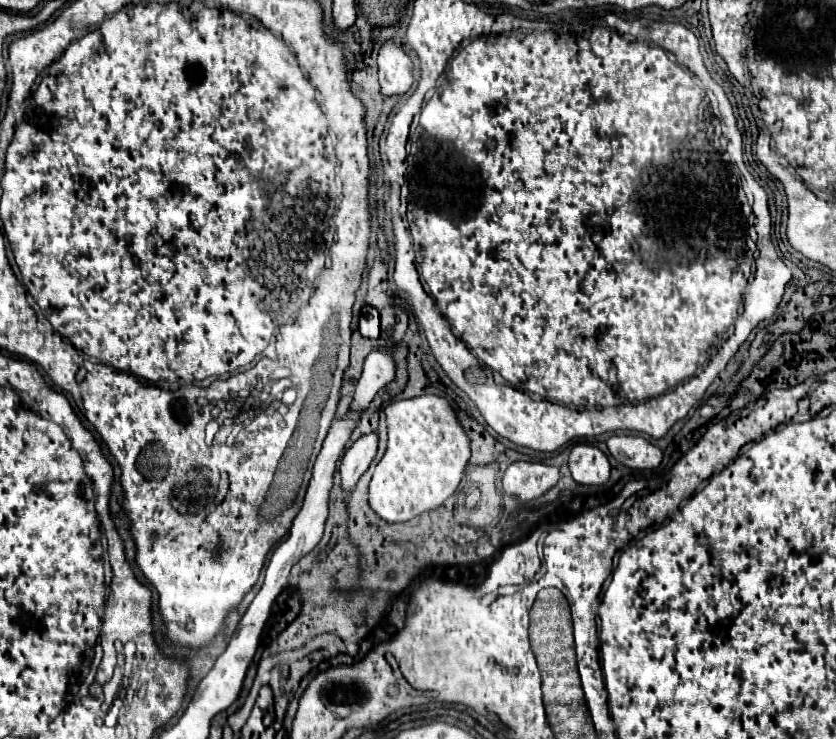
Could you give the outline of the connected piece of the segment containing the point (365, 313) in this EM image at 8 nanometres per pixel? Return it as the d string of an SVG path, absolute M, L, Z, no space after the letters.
M363 306L359 318L359 332L363 338L379 340L379 312L371 306Z

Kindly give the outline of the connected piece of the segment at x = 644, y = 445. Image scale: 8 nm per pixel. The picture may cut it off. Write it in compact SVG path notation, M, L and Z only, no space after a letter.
M611 436L607 440L607 448L617 462L637 470L656 468L663 459L662 450L643 436Z

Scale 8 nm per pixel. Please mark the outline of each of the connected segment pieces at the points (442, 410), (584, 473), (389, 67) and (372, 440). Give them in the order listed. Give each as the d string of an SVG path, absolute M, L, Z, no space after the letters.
M423 394L393 402L385 408L385 416L387 450L369 484L369 506L387 522L405 522L441 506L457 490L469 460L469 438L441 396Z
M577 444L569 454L569 470L575 482L599 486L609 480L611 466L607 456L599 448Z
M387 42L379 52L379 84L383 96L393 94L405 94L413 84L413 64L409 56L395 46L393 42Z
M365 434L361 436L343 456L341 466L339 466L339 474L341 474L341 490L345 494L351 494L351 490L355 488L359 476L369 468L373 456L377 452L377 434Z

